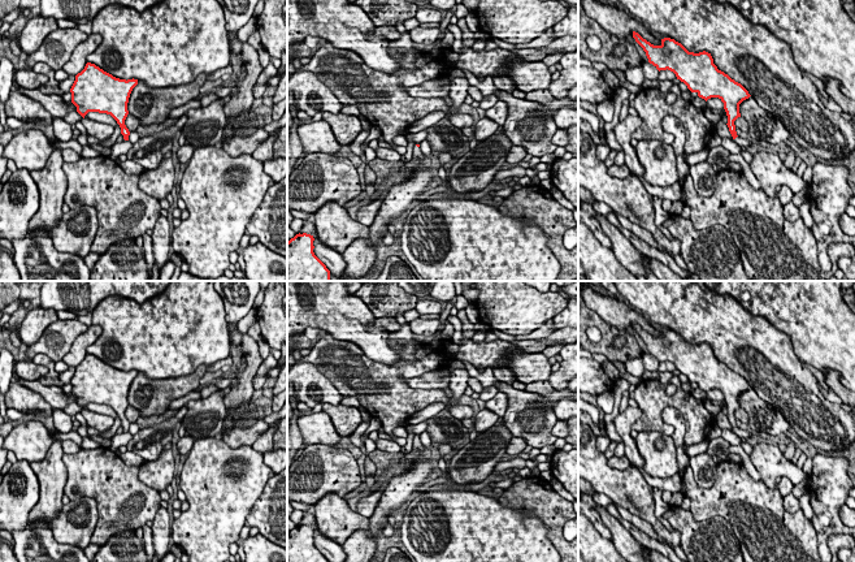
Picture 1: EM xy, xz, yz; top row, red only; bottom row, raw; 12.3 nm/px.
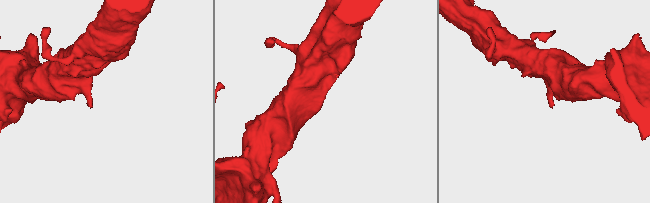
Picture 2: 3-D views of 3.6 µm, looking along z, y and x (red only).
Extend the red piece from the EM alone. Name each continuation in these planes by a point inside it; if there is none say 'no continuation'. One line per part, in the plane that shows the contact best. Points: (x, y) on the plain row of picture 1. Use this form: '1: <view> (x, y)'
1: yz (742, 433)

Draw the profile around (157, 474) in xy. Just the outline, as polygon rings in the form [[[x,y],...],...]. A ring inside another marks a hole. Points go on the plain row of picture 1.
[[[172,449],[161,451],[156,461],[146,461],[139,470],[139,480],[157,492],[166,490],[175,476]]]

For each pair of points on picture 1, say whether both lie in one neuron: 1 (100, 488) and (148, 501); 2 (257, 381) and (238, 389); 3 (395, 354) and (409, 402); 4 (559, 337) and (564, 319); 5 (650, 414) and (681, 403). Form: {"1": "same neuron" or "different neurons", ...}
{"1": "same neuron", "2": "different neurons", "3": "different neurons", "4": "different neurons", "5": "same neuron"}

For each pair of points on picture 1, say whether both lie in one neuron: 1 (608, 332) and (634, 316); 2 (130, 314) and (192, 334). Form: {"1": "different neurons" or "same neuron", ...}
{"1": "different neurons", "2": "same neuron"}

